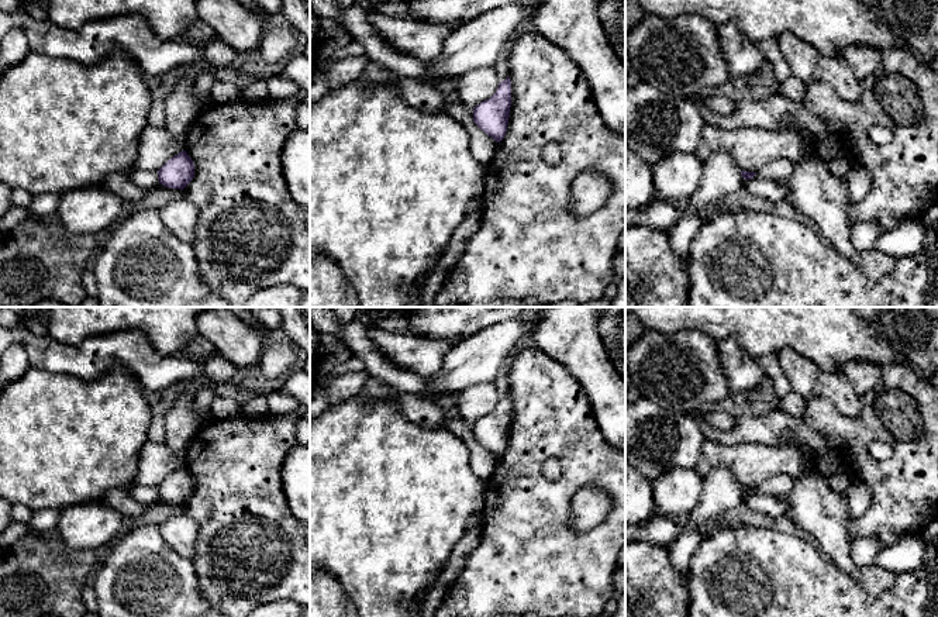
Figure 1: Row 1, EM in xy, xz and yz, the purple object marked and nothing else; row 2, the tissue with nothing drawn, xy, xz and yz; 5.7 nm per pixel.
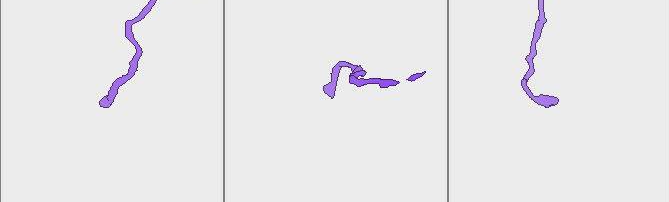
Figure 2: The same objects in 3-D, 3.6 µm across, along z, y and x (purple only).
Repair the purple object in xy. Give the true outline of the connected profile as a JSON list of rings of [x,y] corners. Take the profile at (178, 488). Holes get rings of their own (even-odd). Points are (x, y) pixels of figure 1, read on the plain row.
[[[186,466],[170,473],[159,486],[159,499],[165,503],[183,506],[194,493],[194,479]]]

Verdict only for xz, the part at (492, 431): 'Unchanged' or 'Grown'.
Unchanged

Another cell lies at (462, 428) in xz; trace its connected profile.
[[[463,417],[449,418],[444,425],[465,442],[473,438],[473,424]]]

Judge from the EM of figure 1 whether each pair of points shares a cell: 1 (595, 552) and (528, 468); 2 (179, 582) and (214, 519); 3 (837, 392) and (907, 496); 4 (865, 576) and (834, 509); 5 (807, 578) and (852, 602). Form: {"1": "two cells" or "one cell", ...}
{"1": "one cell", "2": "two cells", "3": "two cells", "4": "one cell", "5": "one cell"}

